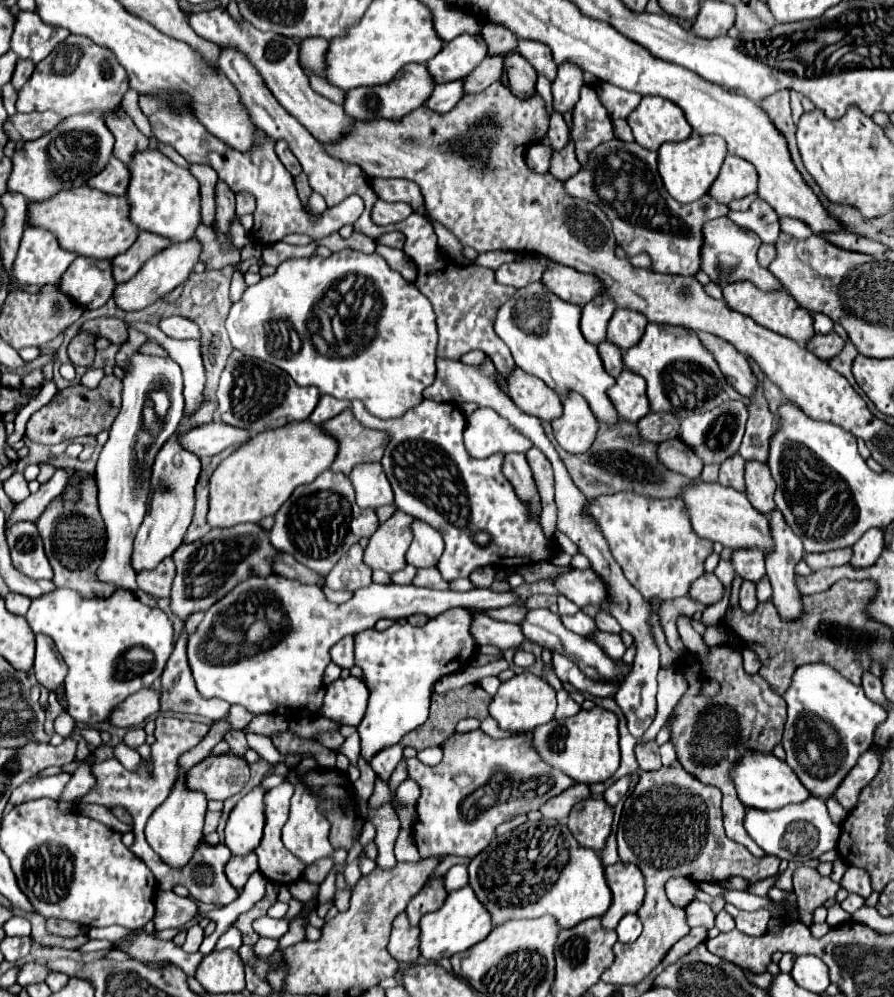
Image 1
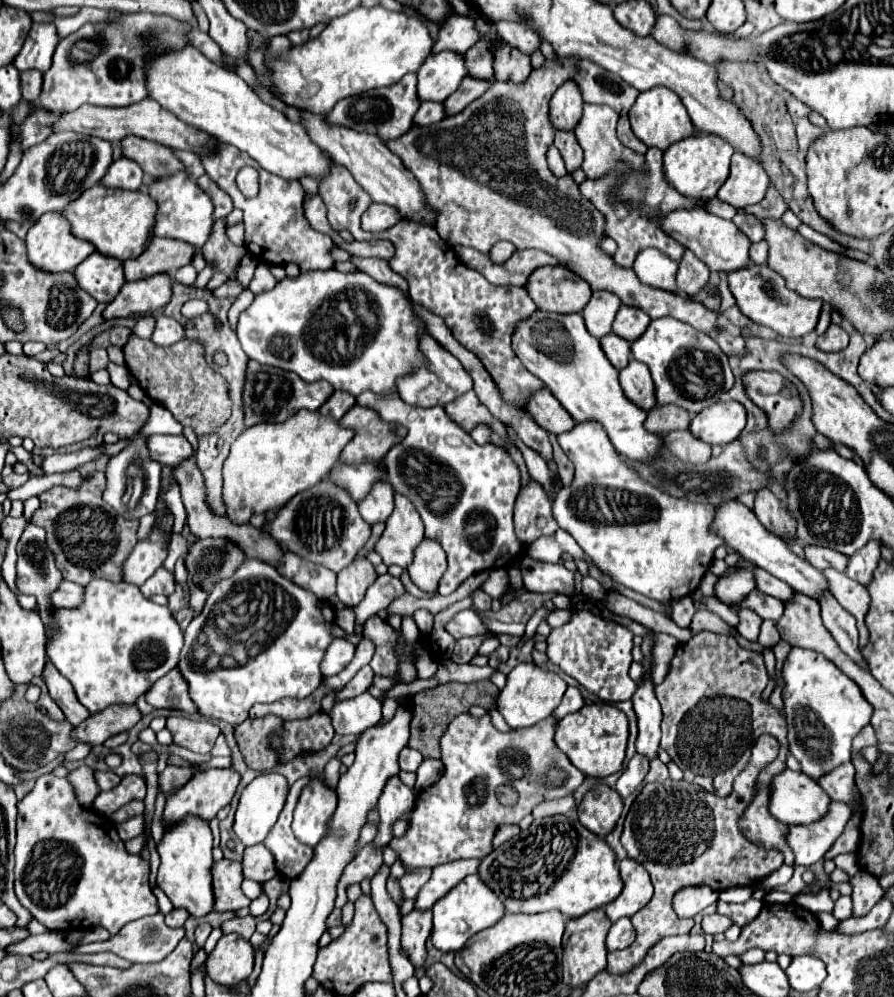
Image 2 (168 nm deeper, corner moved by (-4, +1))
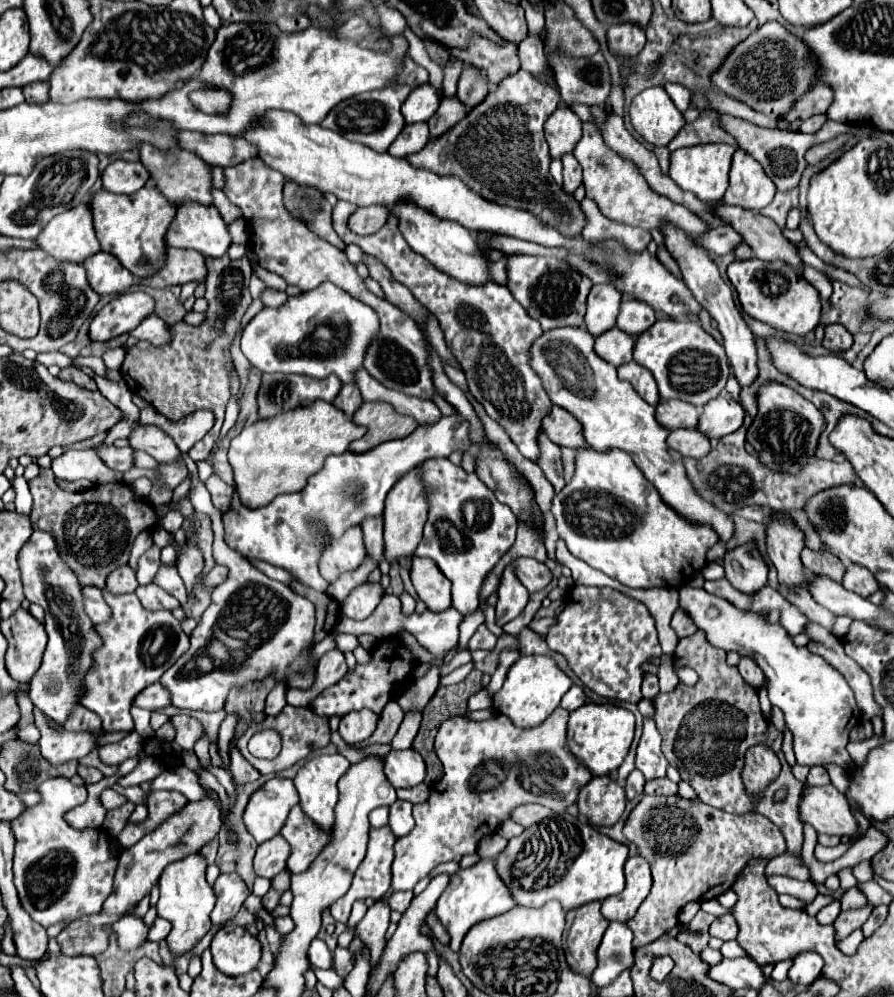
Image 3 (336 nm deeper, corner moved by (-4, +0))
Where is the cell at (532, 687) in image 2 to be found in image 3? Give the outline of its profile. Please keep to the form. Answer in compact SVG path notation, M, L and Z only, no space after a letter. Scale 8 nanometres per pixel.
M521 656L507 672L507 680L499 694L493 696L493 708L505 716L509 716L521 728L533 728L551 714L563 694L573 686L571 678L557 666L557 662L549 656Z

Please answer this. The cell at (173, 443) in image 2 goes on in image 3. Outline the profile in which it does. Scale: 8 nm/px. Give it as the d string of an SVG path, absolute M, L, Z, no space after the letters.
M99 444L95 446L97 456L103 460L105 466L109 466L111 470L119 470L119 472L127 472L129 468L133 468L133 448L115 448L115 446L105 446Z

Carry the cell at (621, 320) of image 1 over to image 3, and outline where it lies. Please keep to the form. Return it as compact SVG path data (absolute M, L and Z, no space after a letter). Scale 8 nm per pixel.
M623 298L621 312L617 316L617 328L621 328L631 336L639 336L647 328L651 328L655 320L657 316L649 304L643 304L641 300L635 298Z

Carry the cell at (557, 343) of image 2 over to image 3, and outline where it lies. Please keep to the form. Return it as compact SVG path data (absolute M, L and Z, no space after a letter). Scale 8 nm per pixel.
M555 328L535 342L535 348L531 348L531 366L539 372L551 402L571 412L583 424L585 440L593 450L605 452L619 448L627 452L643 470L645 478L657 488L661 500L681 518L699 526L711 526L721 544L731 540L735 530L731 516L695 492L687 478L683 456L667 446L669 430L657 424L655 408L643 402L631 384L617 378L615 366L595 354L593 342L595 338L585 328Z

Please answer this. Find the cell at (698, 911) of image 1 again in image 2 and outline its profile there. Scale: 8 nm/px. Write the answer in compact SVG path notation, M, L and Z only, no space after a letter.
M715 913L715 915L705 915L703 921L701 921L701 925L703 925L703 931L705 931L705 933L713 935L713 933L723 933L723 931L725 931L729 925L733 925L733 923L731 923L731 919Z

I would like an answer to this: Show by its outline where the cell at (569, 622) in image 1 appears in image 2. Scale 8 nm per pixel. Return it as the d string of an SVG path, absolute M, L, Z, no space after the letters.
M555 609L549 613L547 617L547 623L555 629L555 627L563 627L565 623L571 621L571 611L563 611L563 609Z

